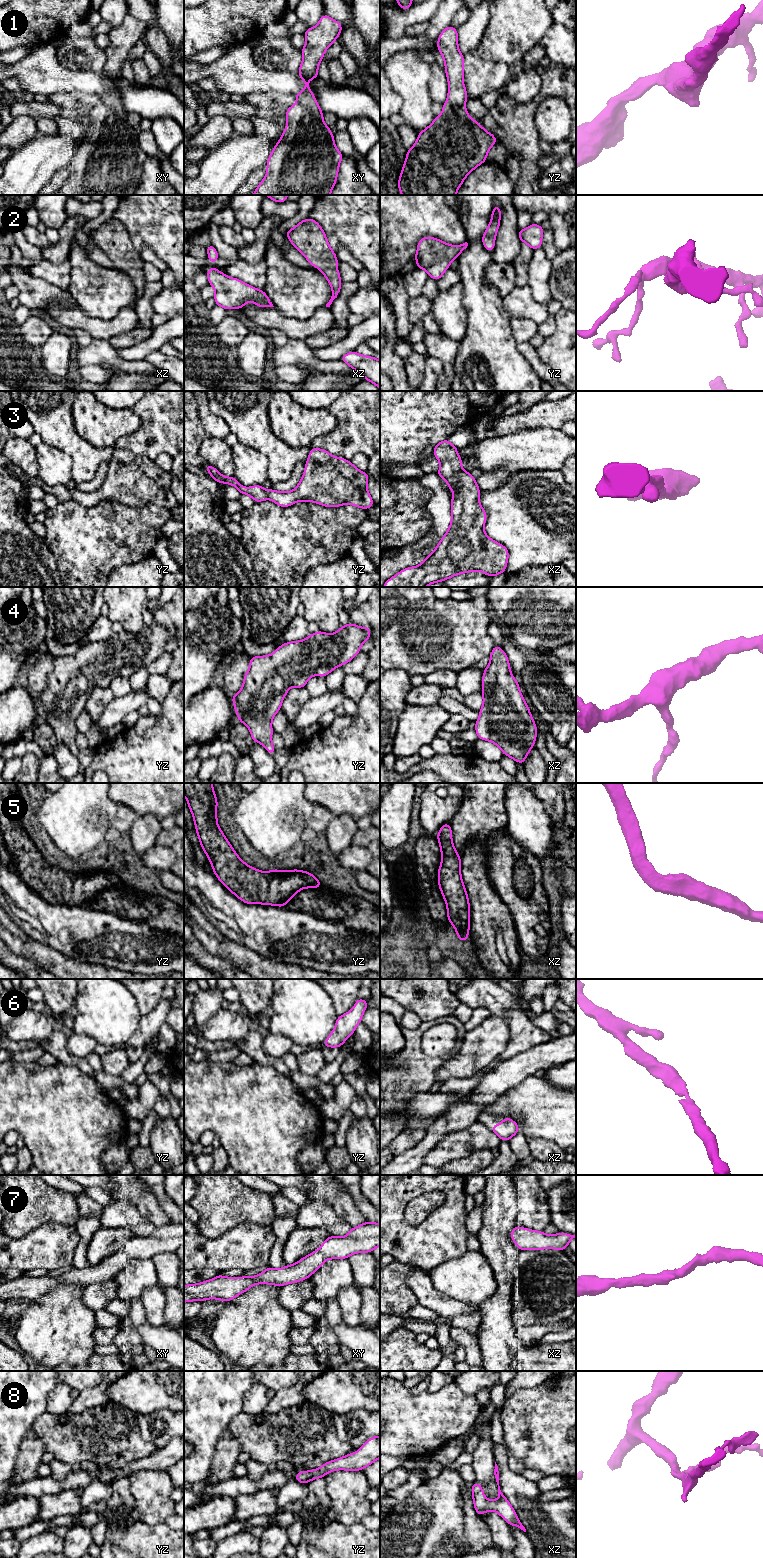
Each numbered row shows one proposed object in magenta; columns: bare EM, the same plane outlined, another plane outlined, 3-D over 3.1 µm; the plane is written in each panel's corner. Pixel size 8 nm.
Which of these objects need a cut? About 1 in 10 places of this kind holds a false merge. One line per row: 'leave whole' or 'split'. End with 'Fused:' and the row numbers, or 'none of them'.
1: leave whole
2: leave whole
3: leave whole
4: leave whole
5: leave whole
6: leave whole
7: leave whole
8: leave whole
Fused: none of them

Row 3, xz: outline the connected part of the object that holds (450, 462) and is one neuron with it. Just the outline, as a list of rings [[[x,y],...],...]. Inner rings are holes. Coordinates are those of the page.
[[[446,438],[435,446],[433,455],[440,462],[438,476],[446,480],[448,490],[454,491],[451,498],[450,527],[421,565],[403,569],[388,579],[383,587],[426,587],[461,573],[480,571],[494,577],[506,570],[509,551],[504,545],[489,538],[483,530],[487,514],[479,502],[481,490],[476,479],[469,472],[462,470],[462,458],[458,455],[456,445],[451,444]]]

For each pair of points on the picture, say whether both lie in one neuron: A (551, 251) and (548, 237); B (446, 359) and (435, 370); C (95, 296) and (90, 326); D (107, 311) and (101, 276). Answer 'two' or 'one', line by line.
A: one
B: two
C: two
D: one

